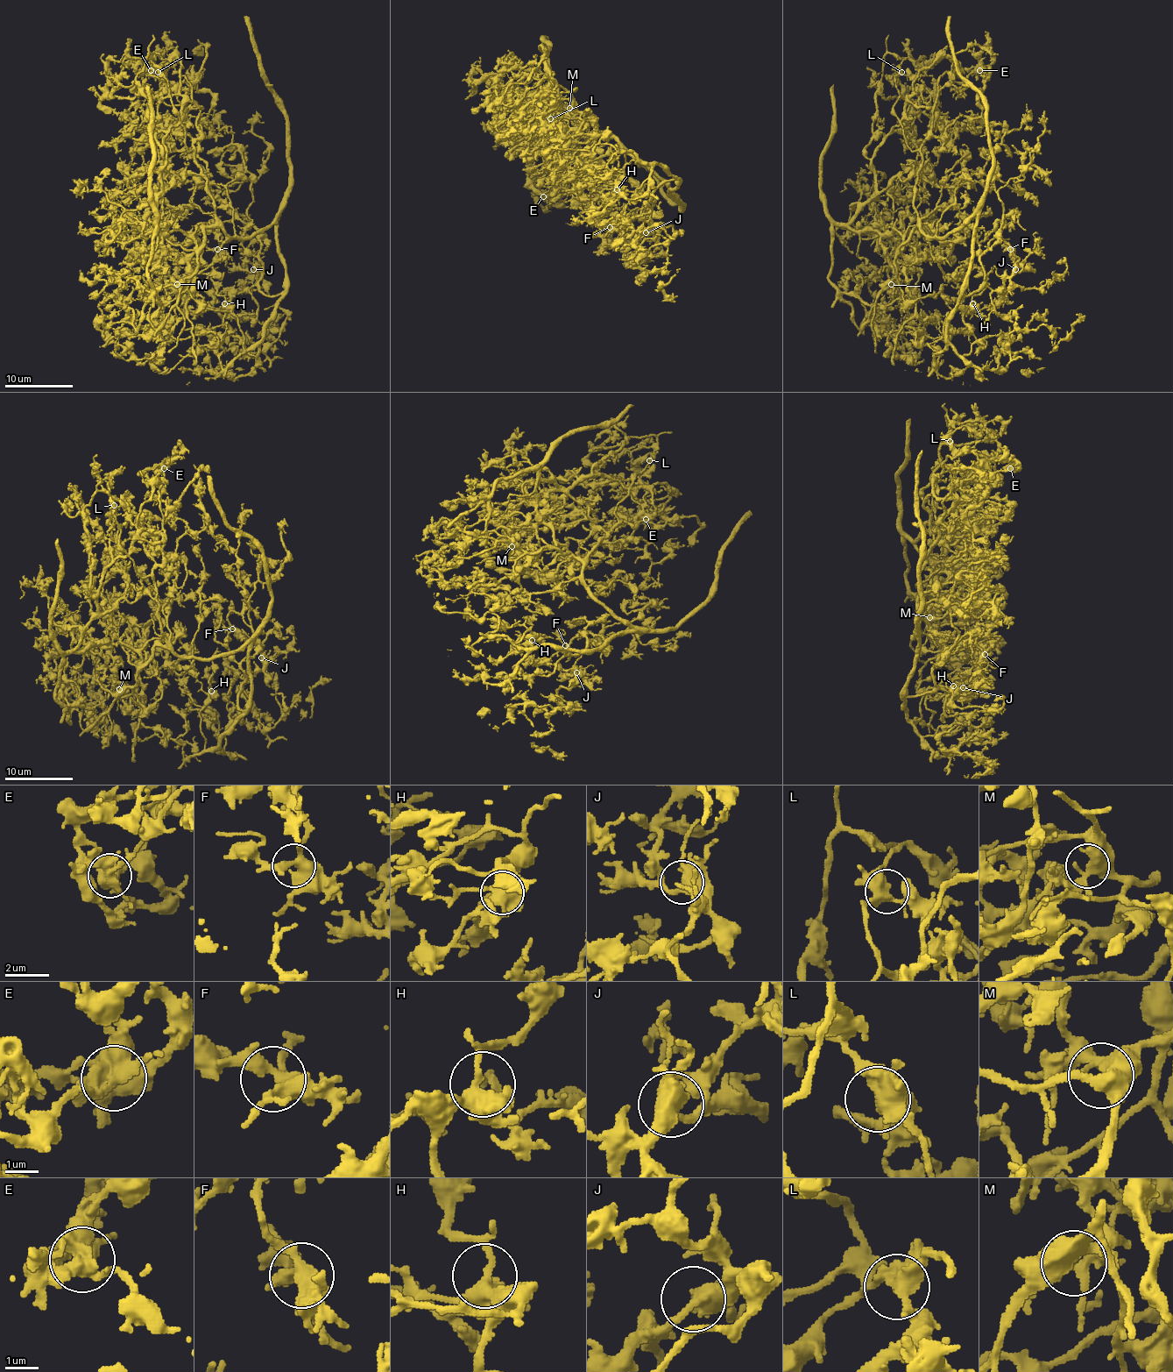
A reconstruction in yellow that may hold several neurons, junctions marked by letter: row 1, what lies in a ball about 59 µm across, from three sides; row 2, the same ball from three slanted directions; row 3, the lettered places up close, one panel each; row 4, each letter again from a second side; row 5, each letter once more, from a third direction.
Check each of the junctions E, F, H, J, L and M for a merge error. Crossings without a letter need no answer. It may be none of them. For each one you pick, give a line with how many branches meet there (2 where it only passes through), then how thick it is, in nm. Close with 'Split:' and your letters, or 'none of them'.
E: 4 branches meet; 480 nm thick
Split: E

